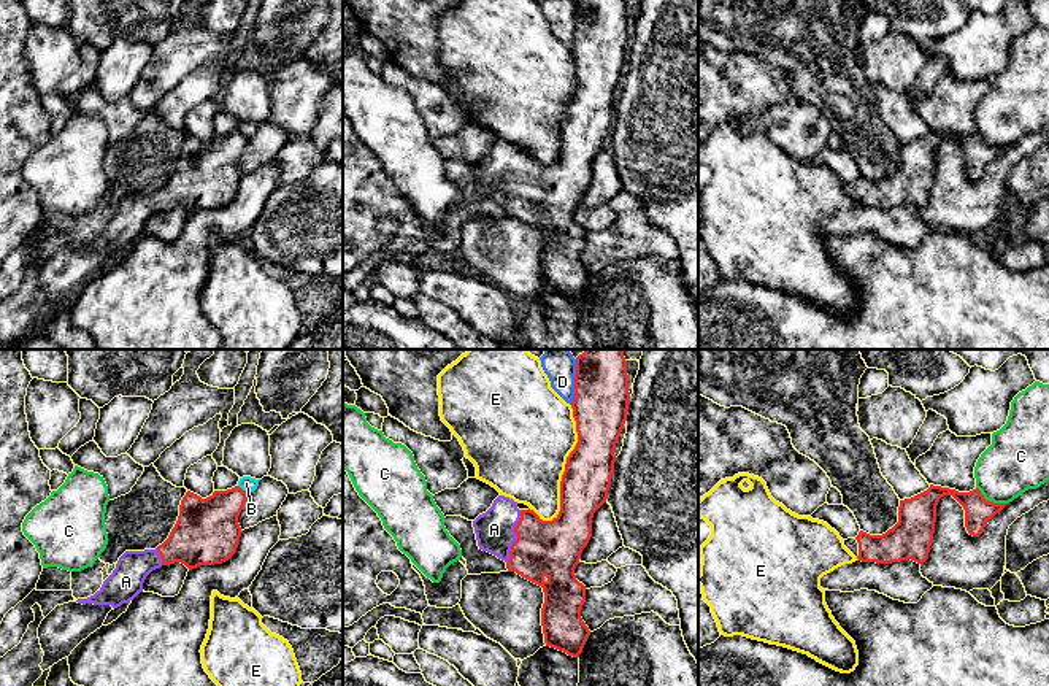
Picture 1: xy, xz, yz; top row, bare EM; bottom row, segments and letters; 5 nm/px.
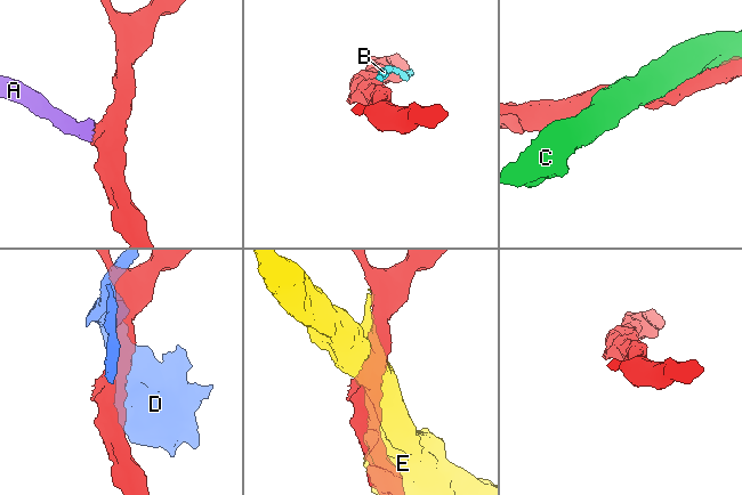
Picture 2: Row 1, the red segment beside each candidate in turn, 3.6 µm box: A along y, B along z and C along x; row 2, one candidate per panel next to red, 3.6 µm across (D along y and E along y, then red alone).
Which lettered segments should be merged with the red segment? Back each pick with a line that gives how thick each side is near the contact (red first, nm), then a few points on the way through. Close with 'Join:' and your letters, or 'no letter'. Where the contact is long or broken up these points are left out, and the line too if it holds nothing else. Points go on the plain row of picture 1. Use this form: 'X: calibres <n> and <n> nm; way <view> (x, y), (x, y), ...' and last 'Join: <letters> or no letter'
A: calibres 280 and 200 nm; way xz (553, 192), (532, 192), (518, 181), (494, 173)
Join: A

